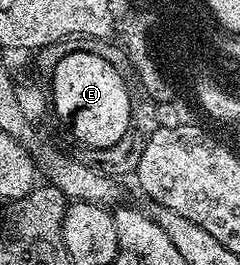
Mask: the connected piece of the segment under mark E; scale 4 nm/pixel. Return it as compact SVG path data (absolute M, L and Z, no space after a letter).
M69 55L57 66L57 87L51 92L55 115L69 123L75 138L86 148L115 146L125 135L129 102L121 79L113 75L113 67L105 67L94 55Z

